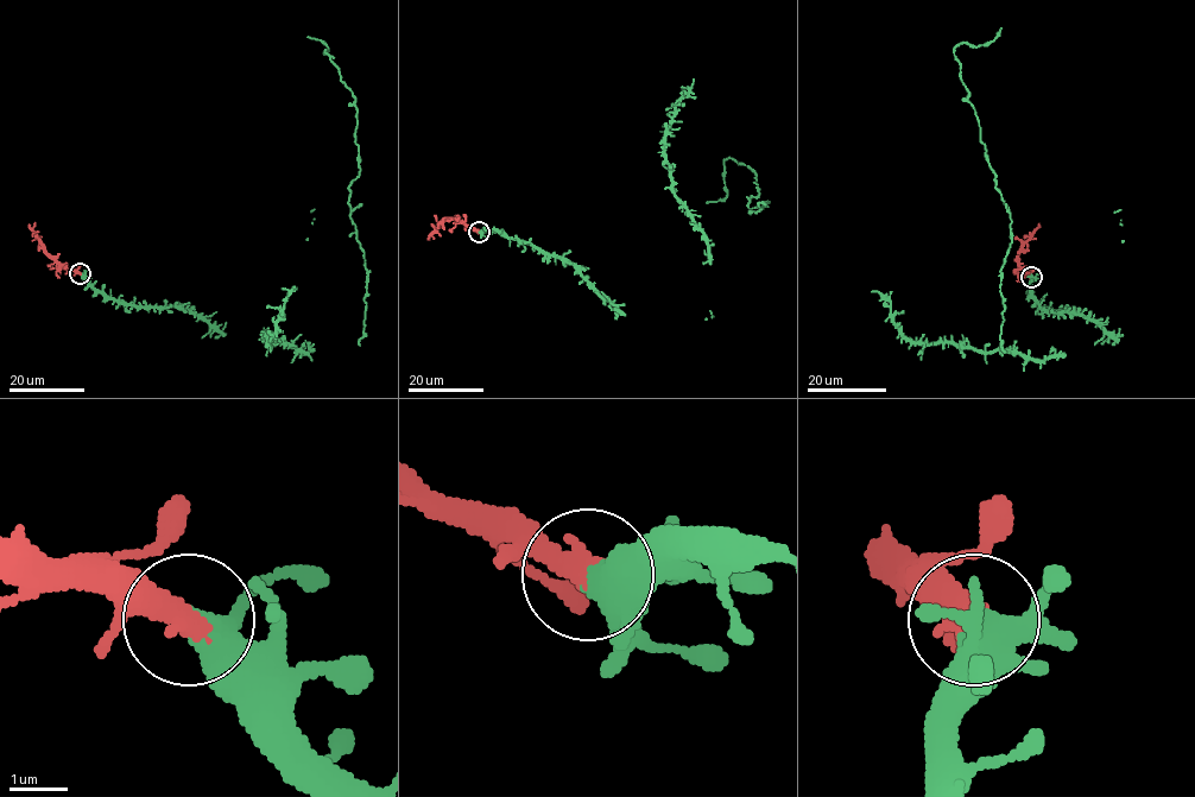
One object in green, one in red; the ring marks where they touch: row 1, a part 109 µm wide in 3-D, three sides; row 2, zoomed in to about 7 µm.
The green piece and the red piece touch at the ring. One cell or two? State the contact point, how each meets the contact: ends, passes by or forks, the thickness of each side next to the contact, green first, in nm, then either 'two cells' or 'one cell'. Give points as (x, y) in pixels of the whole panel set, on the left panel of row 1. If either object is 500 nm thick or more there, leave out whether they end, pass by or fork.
place (80, 273); green passes by; red ends; calibres 440 and 480 nm; one cell

